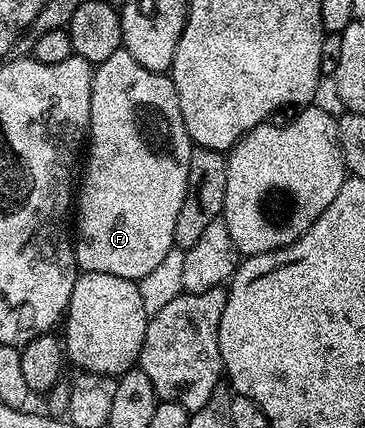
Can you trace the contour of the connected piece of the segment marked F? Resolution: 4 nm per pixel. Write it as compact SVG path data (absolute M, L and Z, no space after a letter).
M124 47L110 54L106 62L95 65L92 73L92 89L90 90L90 122L86 137L86 156L88 165L84 168L84 181L78 184L78 203L74 208L74 247L76 250L76 266L81 273L97 272L98 274L114 274L118 278L139 281L174 247L174 225L178 223L178 210L182 210L182 202L186 198L188 189L188 175L190 174L190 154L194 145L190 134L186 130L186 122L182 118L182 106L178 102L176 88L172 85L171 75L146 70L142 62L134 62L134 54L130 54Z

